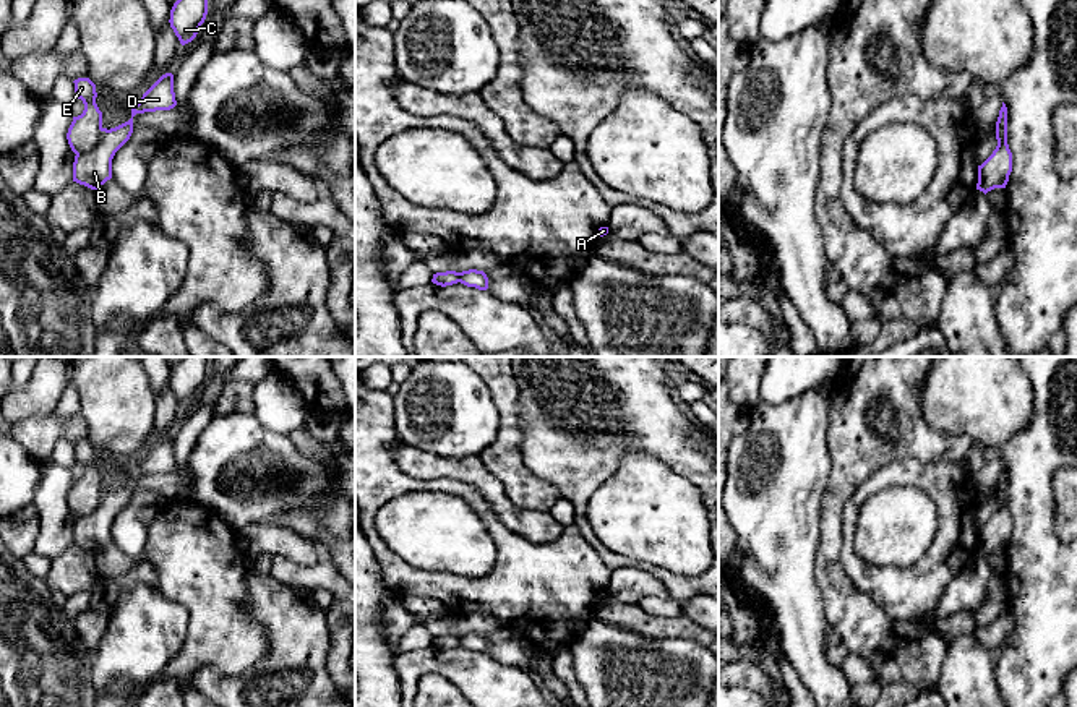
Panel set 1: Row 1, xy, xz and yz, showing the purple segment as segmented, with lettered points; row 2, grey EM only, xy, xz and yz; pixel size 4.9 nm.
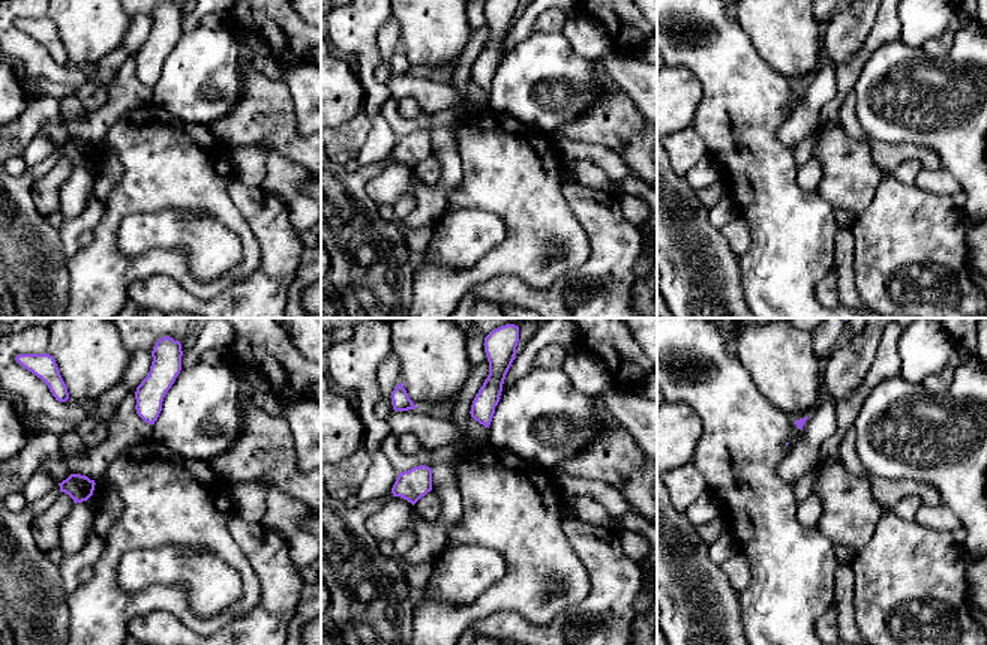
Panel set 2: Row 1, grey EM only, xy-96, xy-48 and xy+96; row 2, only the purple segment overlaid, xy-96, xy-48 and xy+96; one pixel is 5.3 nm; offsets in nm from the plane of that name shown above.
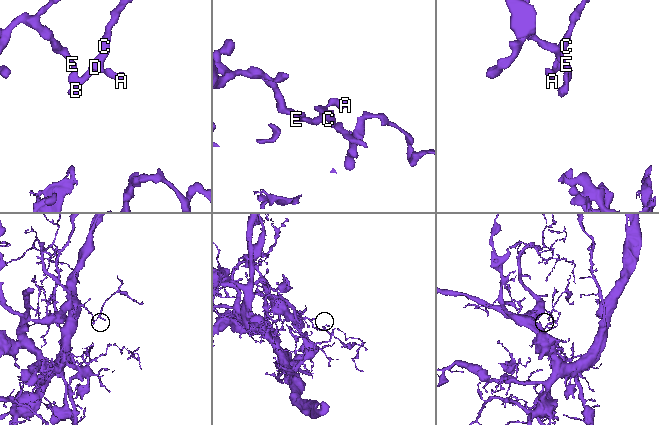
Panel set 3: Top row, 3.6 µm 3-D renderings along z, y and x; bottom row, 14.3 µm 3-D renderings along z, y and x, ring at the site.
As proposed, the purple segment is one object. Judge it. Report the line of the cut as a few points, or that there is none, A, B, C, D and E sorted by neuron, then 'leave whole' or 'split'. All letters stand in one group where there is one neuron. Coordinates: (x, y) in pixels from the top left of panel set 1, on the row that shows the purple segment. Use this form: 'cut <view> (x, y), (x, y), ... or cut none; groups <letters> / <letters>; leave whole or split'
cut xy (104, 128), (99, 140), (88, 151), (77, 154); groups A B C D / E; split

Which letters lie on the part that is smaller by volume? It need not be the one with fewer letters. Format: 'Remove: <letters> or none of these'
Remove: A, B, C, D

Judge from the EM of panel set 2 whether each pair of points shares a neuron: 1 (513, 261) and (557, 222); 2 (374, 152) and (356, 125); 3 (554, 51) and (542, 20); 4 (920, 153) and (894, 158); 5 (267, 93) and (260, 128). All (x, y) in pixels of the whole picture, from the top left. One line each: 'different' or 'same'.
1: same
2: different
3: different
4: same
5: same

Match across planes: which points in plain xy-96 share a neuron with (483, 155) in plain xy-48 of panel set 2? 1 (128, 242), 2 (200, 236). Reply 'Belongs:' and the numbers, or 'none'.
Belongs: none

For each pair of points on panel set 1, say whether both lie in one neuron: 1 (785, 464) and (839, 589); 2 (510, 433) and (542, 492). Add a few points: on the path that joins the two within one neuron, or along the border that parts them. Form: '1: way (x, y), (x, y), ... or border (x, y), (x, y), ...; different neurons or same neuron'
1: border (821, 503), (821, 534), (815, 578); different neurons
2: way (510, 449), (510, 464), (526, 480); same neuron

